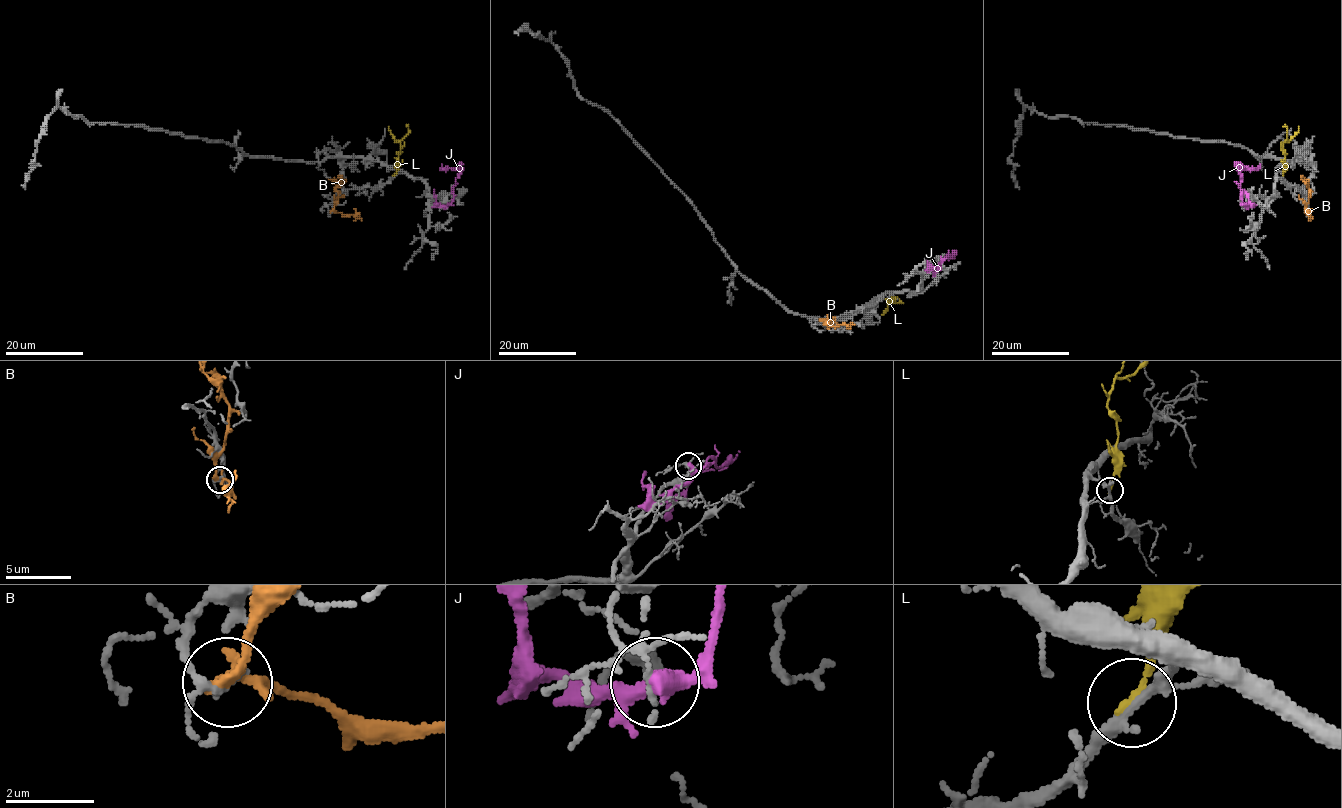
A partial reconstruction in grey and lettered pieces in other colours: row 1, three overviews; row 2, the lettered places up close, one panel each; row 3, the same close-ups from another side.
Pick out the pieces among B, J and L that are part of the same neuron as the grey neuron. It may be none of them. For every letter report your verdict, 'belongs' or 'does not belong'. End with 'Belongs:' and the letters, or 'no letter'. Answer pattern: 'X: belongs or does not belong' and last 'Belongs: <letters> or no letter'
B: does not belong
J: does not belong
L: does not belong
Belongs: no letter

